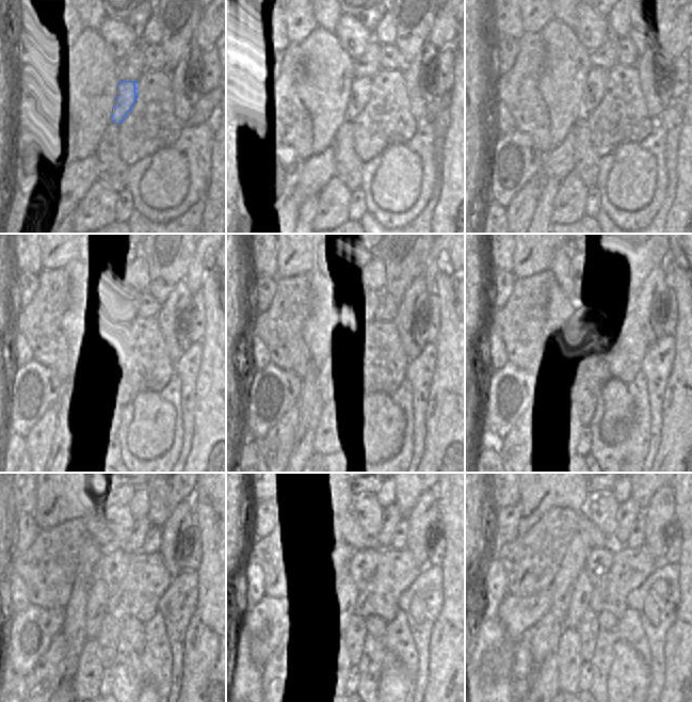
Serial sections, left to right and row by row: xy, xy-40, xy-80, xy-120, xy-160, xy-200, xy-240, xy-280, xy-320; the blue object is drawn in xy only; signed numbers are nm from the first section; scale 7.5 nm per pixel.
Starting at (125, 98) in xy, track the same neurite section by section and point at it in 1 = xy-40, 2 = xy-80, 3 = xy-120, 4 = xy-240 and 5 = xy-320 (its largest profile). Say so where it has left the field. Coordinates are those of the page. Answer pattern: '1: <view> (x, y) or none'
1: xy-40 (359, 96)
2: xy-80 (597, 82)
3: xy-120 (119, 321)
4: xy-240 (111, 569)
5: xy-320 (599, 561)

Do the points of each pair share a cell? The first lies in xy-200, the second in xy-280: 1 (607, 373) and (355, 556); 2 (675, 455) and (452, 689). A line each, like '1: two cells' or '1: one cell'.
1: two cells
2: one cell

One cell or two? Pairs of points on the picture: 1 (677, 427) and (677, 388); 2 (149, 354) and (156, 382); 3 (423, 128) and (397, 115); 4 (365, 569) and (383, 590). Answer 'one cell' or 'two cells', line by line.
1: one cell
2: one cell
3: two cells
4: two cells

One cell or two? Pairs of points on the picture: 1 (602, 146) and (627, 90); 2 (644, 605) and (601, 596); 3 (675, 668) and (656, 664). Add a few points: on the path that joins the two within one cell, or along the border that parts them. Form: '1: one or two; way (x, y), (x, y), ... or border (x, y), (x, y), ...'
1: one; way (607, 132), (609, 127), (623, 113), (624, 104)
2: two; border (643, 581), (628, 596), (627, 607)
3: two; border (665, 640), (664, 685), (661, 690)

